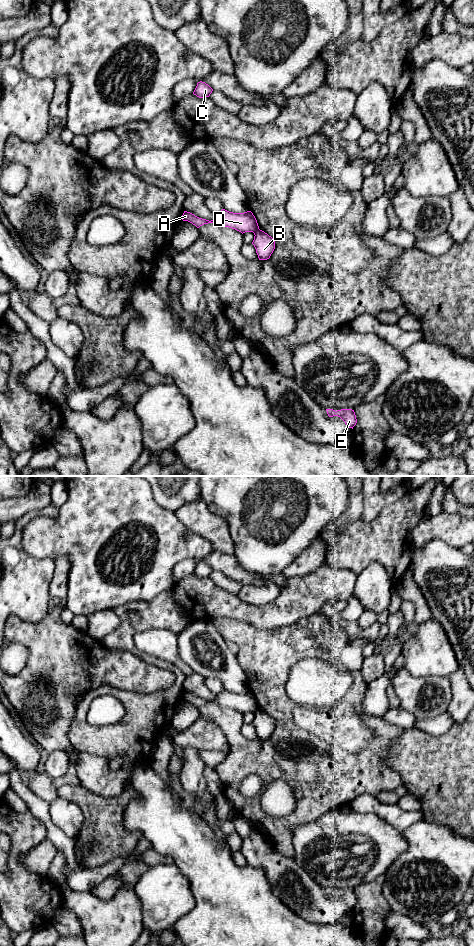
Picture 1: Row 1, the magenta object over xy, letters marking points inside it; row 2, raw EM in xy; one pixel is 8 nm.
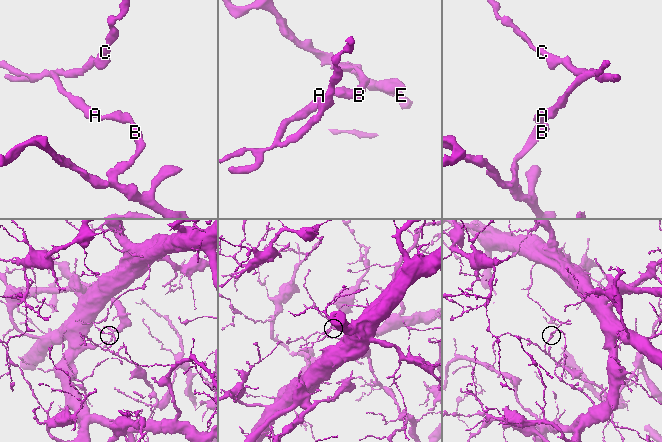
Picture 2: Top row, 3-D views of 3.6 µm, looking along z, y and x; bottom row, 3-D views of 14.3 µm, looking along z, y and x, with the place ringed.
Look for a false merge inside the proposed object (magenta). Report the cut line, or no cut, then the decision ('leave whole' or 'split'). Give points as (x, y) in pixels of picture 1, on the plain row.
cut in xy along (258, 708), (253, 712); split

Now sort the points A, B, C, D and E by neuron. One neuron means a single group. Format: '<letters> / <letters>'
A C D / B E

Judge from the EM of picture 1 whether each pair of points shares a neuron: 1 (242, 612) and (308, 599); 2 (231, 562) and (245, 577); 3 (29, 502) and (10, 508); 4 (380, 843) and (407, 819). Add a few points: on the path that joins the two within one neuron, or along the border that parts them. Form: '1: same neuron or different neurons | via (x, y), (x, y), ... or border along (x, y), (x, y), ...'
1: same neuron | via (258, 612), (280, 612), (292, 604)
2: same neuron | via (234, 566), (241, 573)
3: same neuron | via (24, 505), (15, 508)
4: different neurons | border along (377, 815), (401, 831)

